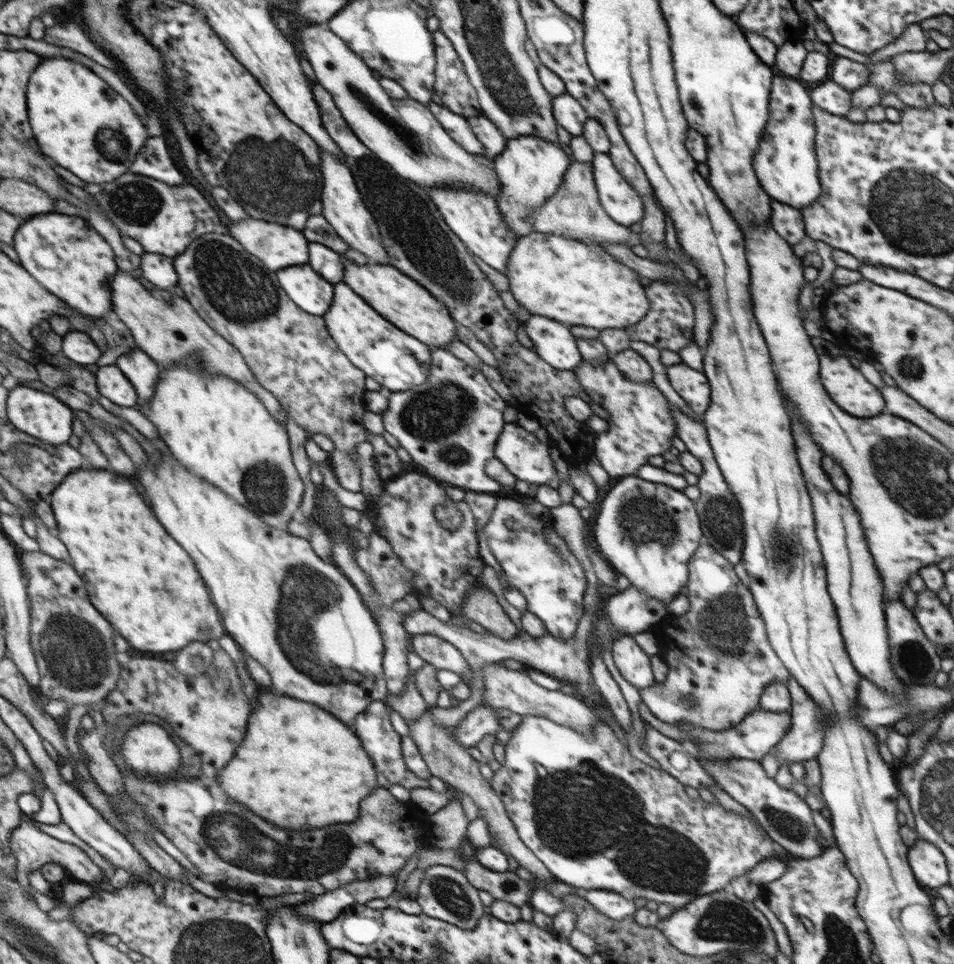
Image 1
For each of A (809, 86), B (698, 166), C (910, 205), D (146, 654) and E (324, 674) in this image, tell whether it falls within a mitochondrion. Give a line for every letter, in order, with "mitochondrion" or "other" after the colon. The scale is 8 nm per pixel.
A: other
B: other
C: mitochondrion
D: other
E: mitochondrion

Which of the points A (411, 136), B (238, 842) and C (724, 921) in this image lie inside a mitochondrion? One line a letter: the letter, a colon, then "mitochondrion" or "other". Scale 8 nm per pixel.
A: mitochondrion
B: mitochondrion
C: mitochondrion

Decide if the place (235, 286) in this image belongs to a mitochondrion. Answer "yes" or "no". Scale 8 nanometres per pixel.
yes

